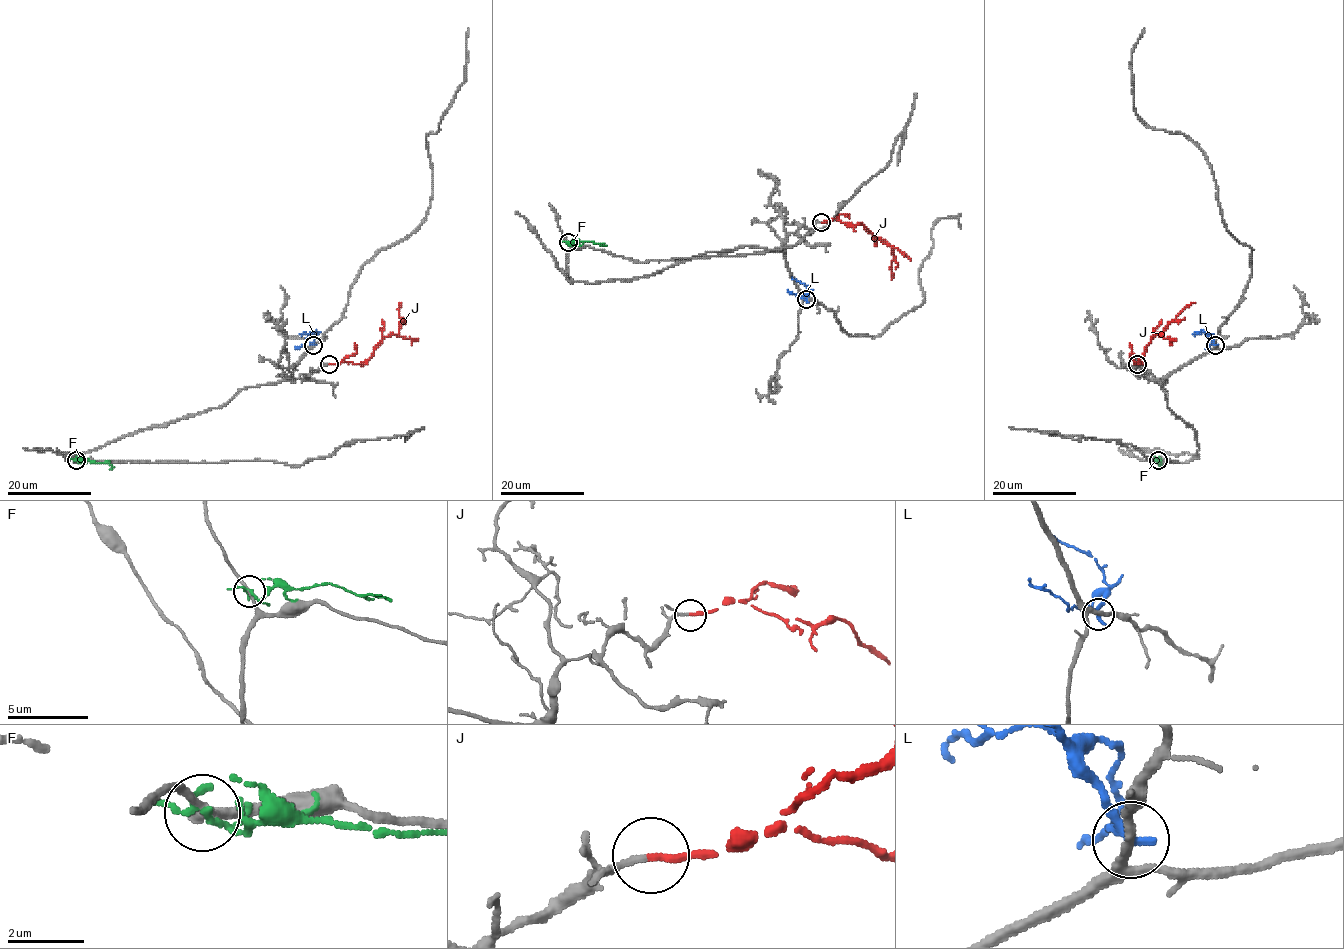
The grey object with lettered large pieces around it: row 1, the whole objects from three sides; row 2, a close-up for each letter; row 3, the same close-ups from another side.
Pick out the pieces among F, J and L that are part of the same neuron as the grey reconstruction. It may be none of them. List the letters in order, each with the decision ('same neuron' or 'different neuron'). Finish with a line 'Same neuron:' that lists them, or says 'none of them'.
F: different neuron
J: same neuron
L: different neuron
Same neuron: J

